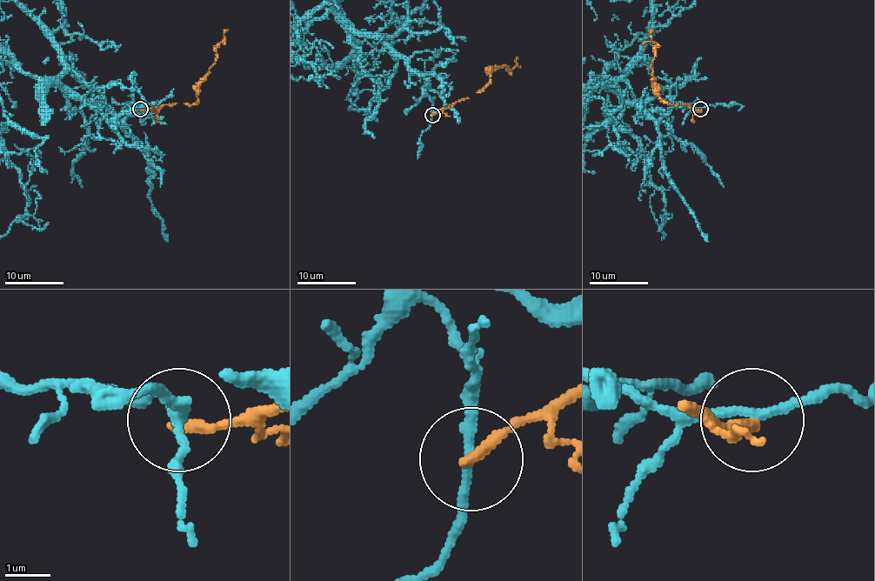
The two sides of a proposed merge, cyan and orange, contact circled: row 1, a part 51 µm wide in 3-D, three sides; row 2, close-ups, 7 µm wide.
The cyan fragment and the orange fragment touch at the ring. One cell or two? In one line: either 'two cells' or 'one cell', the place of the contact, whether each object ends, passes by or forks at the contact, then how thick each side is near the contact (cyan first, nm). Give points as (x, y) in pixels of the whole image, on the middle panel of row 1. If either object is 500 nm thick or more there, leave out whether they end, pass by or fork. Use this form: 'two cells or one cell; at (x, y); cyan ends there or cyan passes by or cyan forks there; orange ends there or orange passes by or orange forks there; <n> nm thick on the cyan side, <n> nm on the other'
two cells; at (432, 115); cyan passes by; orange ends there; 190 nm thick on the cyan side, 260 nm on the other

